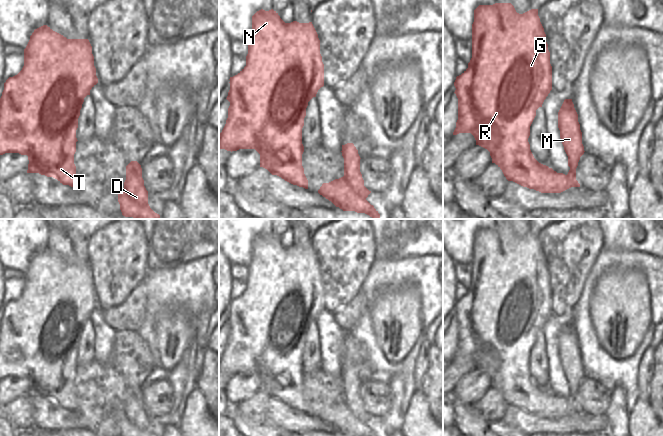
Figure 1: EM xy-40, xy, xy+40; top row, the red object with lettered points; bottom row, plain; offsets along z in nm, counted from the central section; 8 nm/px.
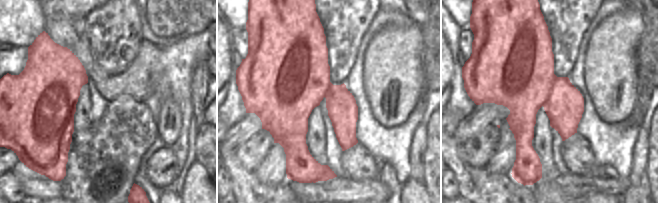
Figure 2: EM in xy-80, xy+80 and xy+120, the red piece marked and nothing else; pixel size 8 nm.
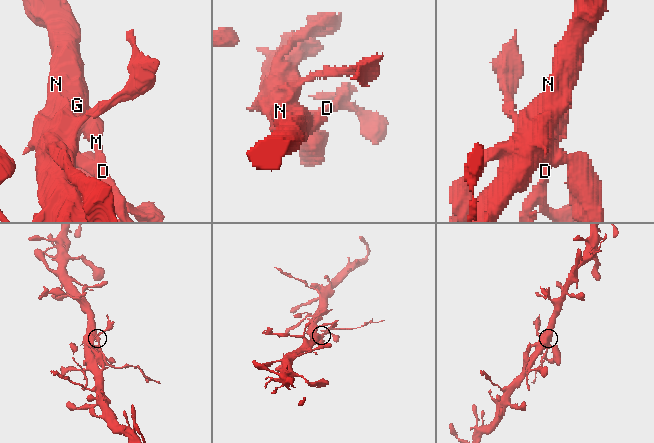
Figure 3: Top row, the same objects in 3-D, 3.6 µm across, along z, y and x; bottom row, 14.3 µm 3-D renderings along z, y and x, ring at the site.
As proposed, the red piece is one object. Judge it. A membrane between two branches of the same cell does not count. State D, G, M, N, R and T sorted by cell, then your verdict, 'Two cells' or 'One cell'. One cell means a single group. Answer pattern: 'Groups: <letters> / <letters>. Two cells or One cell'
Groups: D / G M N R T. Two cells

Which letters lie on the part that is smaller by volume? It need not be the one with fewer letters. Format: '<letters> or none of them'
D

